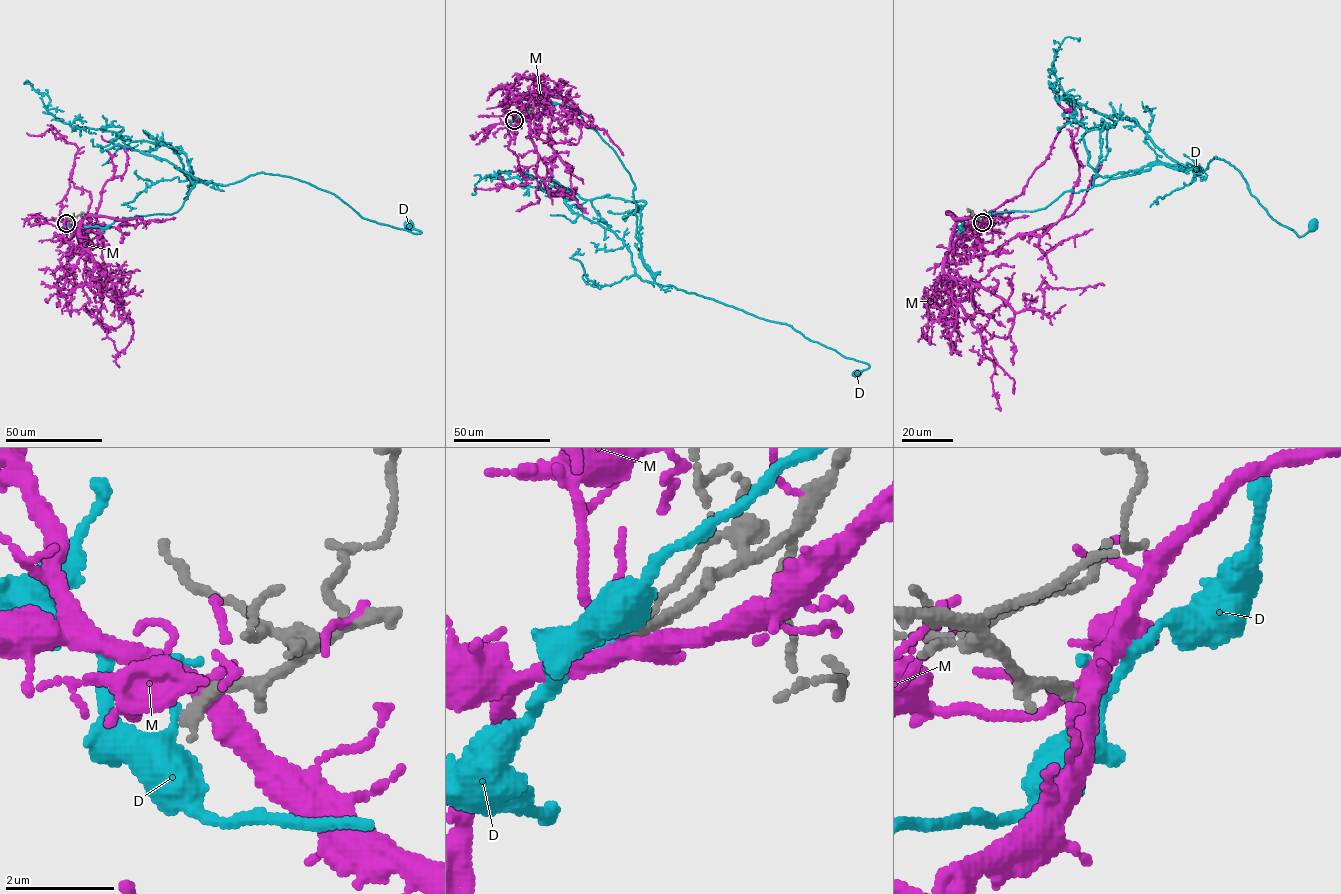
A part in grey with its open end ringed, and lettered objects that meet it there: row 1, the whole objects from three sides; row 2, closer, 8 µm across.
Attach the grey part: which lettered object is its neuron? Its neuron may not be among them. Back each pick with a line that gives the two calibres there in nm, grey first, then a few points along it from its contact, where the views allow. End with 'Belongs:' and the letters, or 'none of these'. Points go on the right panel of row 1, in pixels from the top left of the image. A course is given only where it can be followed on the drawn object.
Belongs: none of these

